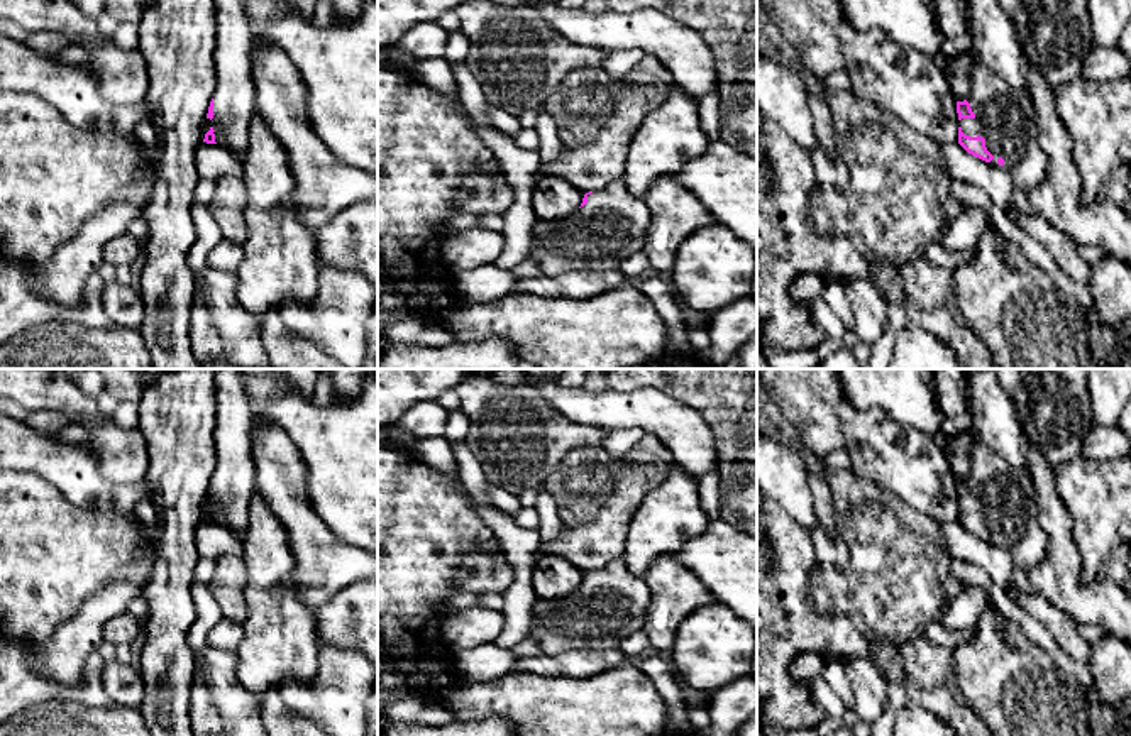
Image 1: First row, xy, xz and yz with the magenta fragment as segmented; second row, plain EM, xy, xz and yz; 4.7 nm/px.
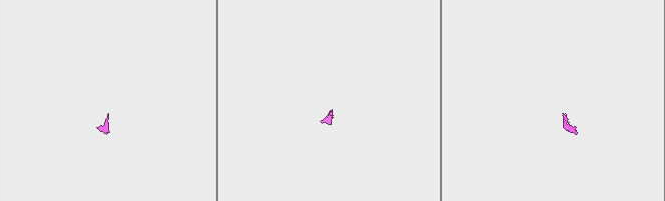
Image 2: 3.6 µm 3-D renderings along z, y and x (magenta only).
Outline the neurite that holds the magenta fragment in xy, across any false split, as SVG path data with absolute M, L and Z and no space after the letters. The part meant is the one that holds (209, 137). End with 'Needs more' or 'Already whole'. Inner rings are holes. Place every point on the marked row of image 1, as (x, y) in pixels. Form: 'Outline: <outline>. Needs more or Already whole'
Outline: M215 0L215 78L217 88L208 107L212 120L203 142L220 144L242 157L251 124L259 115L252 76L252 32L242 0Z. Needs more

